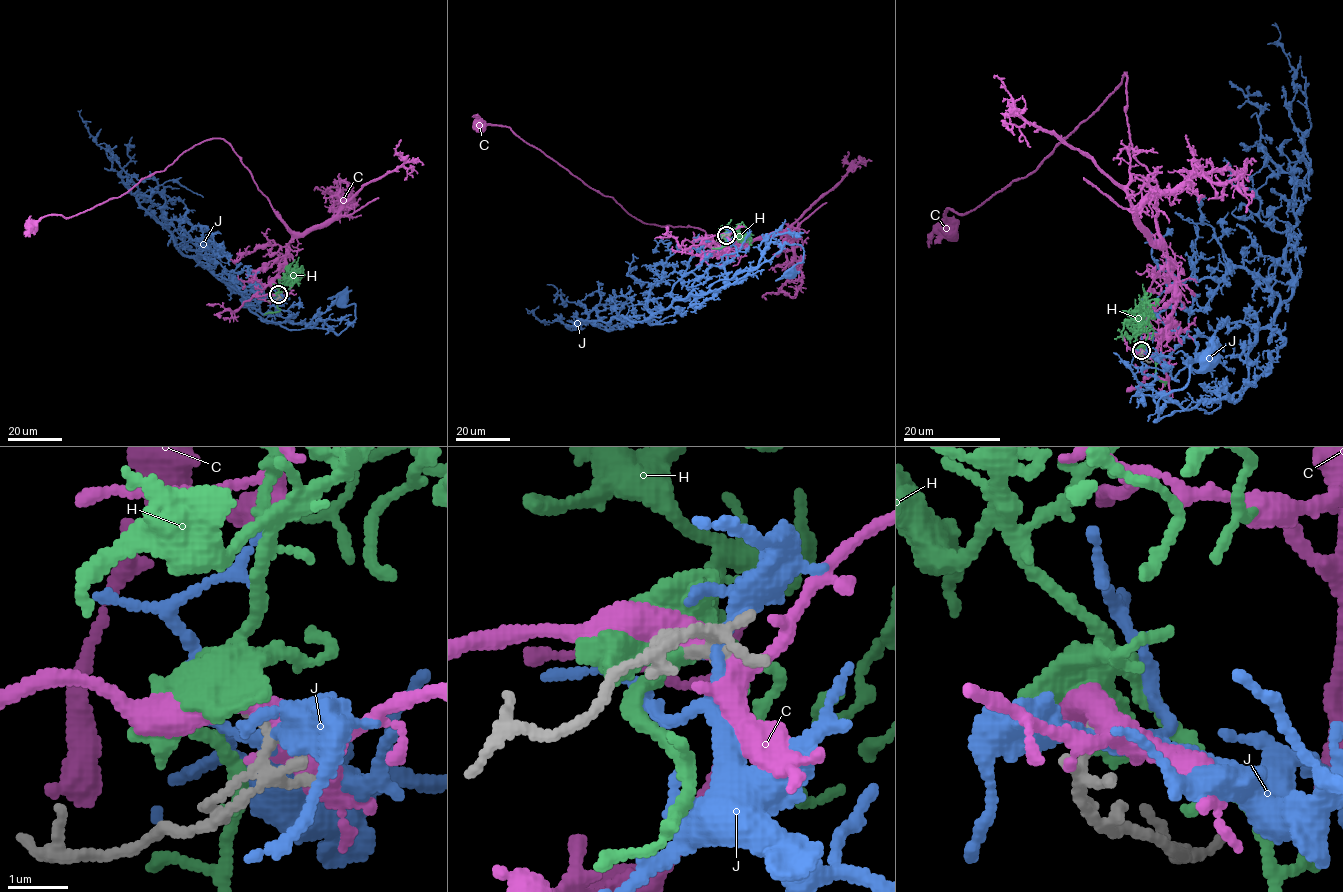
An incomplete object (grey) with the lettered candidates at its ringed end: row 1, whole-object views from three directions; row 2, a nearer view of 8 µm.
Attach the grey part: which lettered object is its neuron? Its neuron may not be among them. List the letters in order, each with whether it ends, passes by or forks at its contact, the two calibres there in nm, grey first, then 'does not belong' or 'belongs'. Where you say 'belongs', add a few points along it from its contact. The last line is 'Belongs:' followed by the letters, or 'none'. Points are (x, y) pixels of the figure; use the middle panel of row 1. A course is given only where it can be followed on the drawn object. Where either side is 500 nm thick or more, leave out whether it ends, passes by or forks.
C: it forks there; 200 nm thick on the grey side, 380 nm on the other; does not belong
H: it forks there; 180 nm thick on the grey side, 360 nm on the other; belongs; it runs (726, 235), (734, 230), (742, 237), (748, 237), (752, 245)
J: it forks there; 150 nm thick on the grey side, 200 nm on the other; does not belong
Belongs: H

